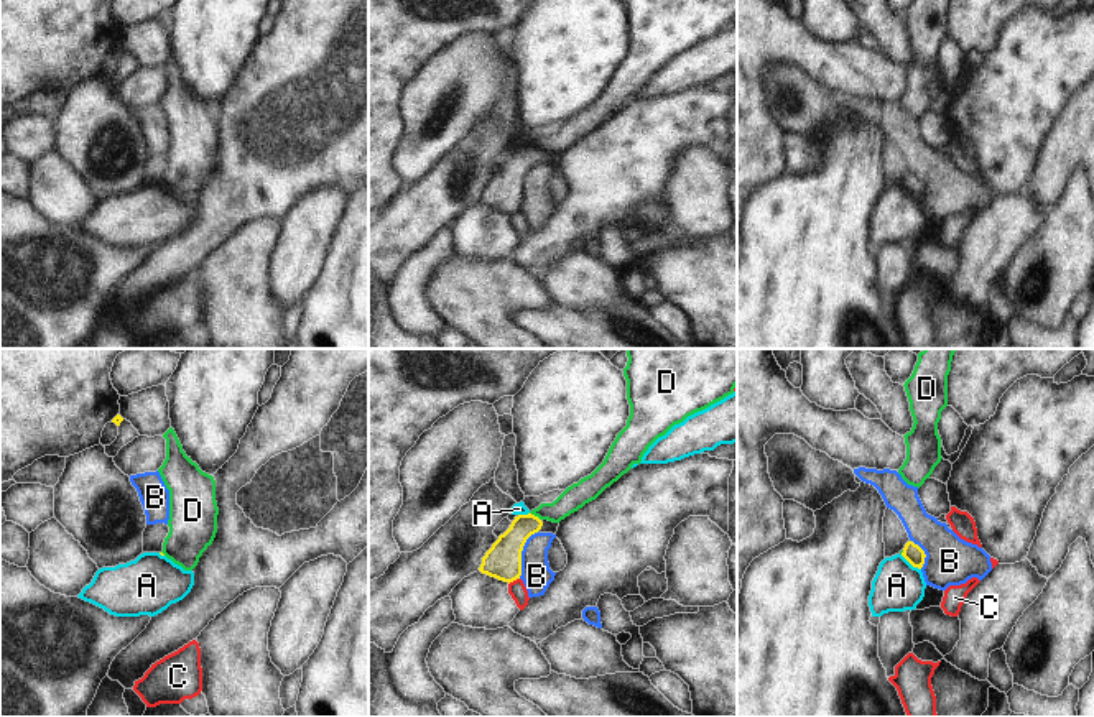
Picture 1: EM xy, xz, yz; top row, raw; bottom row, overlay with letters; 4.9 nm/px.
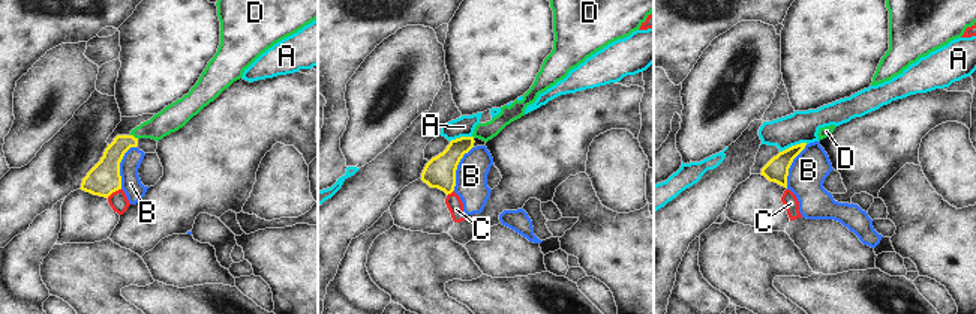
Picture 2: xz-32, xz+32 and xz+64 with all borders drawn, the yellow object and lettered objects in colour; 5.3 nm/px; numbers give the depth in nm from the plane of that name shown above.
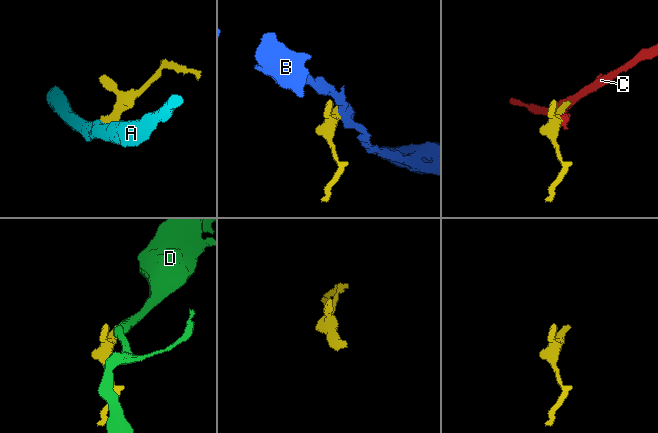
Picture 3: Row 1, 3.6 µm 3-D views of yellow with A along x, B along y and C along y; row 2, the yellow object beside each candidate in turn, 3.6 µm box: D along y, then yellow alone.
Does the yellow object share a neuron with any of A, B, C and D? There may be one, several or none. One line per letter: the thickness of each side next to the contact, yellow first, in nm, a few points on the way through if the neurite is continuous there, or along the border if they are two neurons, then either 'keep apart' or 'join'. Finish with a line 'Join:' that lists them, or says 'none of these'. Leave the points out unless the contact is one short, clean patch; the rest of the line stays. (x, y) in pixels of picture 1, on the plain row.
A: 90/240 nm | along yz (900, 186), (920, 201) | keep apart
B: 180/150 nm | along xz (538, 161), (523, 178), (522, 206), (519, 209) | keep apart
C: 180/90 nm | along xz (519, 209), (509, 216) | keep apart
D: 160/120 nm | along xz (530, 143), (540, 152) | keep apart
Join: none of these

